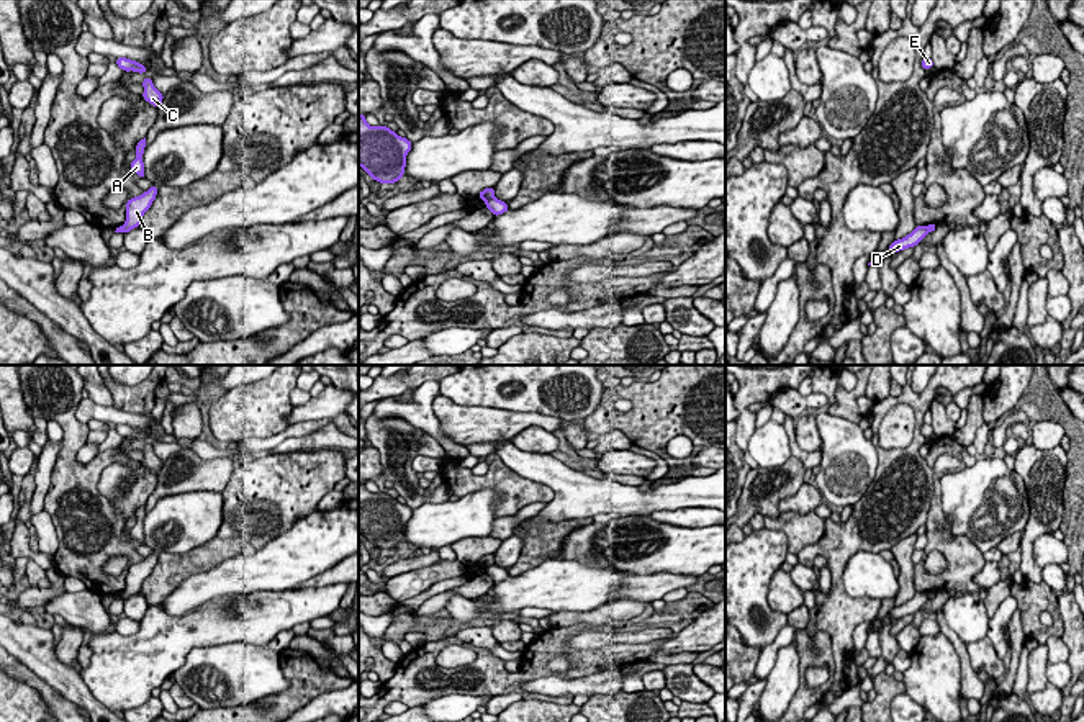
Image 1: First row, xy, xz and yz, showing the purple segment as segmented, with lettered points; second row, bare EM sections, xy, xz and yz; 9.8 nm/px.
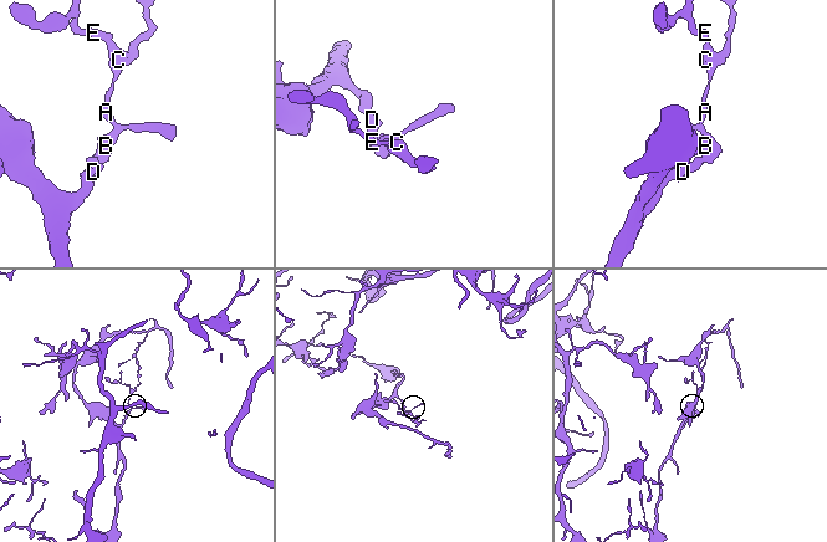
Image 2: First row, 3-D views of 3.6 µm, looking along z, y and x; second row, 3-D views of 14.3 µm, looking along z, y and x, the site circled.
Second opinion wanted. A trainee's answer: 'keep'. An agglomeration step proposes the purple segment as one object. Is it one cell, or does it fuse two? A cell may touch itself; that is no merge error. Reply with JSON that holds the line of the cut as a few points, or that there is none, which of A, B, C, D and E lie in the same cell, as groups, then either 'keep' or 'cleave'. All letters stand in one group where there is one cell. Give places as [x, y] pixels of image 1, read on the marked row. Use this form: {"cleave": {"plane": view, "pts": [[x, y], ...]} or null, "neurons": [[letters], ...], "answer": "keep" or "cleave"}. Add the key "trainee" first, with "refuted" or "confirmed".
{"trainee": "refuted", "cleave": {"plane": "xz", "pts": [[493, 197], [485, 202]]}, "neurons": [["A", "B", "C", "E"], ["D"]], "answer": "cleave"}

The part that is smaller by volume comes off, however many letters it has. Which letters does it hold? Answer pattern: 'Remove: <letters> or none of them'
Remove: A, B, C, E

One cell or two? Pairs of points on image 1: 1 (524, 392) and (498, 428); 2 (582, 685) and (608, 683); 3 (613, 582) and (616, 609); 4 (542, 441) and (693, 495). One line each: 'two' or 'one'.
1: two
2: one
3: two
4: two

